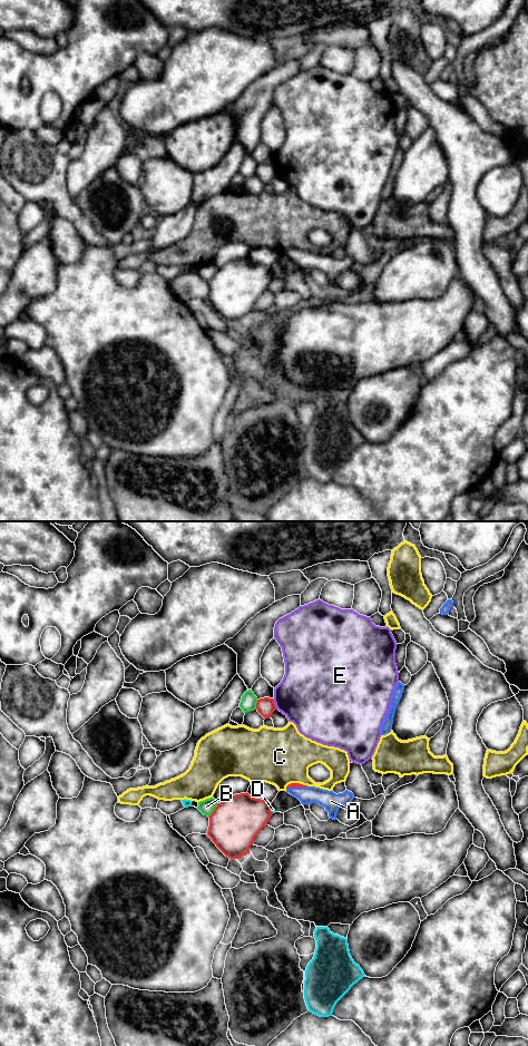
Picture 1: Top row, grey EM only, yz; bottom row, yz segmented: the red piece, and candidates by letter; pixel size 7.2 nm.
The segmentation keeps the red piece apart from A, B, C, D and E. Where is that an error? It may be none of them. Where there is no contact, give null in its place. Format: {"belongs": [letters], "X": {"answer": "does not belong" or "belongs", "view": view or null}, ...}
{"belongs": ["A"], "A": {"answer": "belongs", "view": "yz"}, "B": {"answer": "does not belong", "view": "yz"}, "C": {"answer": "does not belong", "view": "yz"}, "D": {"answer": "does not belong", "view": "yz"}, "E": {"answer": "does not belong", "view": "yz"}}

